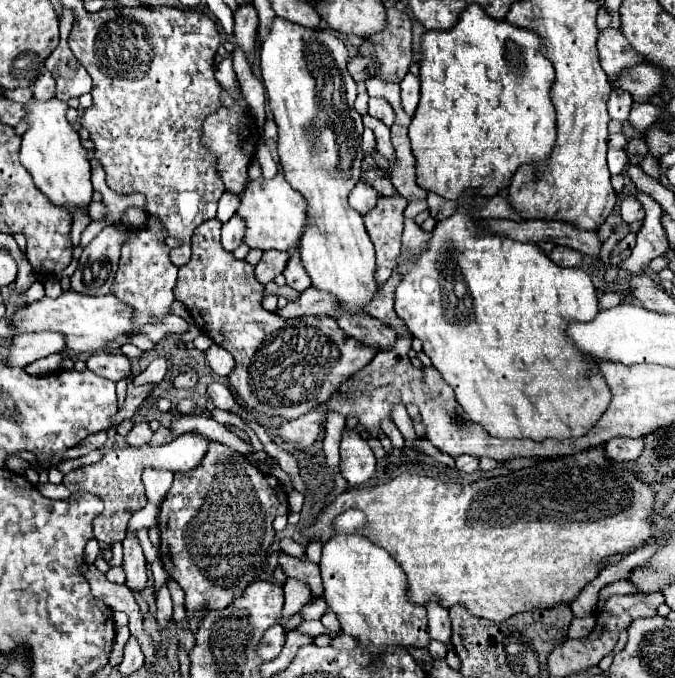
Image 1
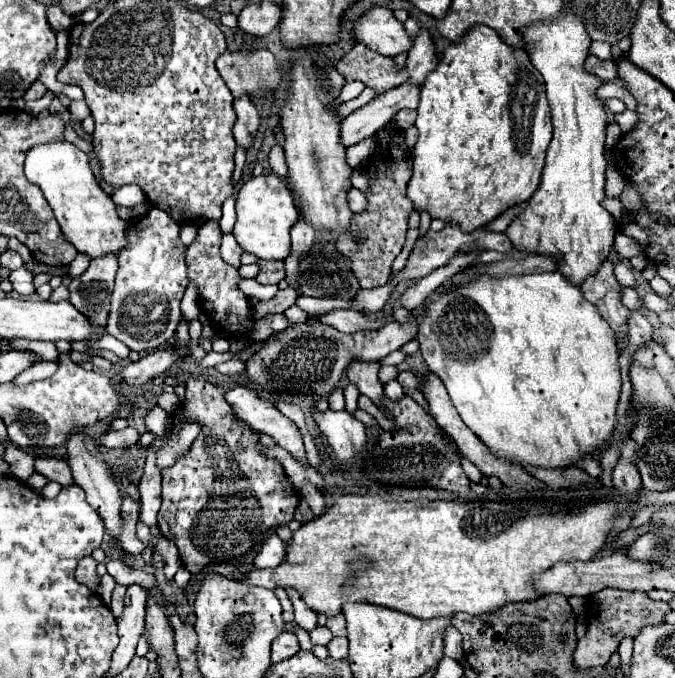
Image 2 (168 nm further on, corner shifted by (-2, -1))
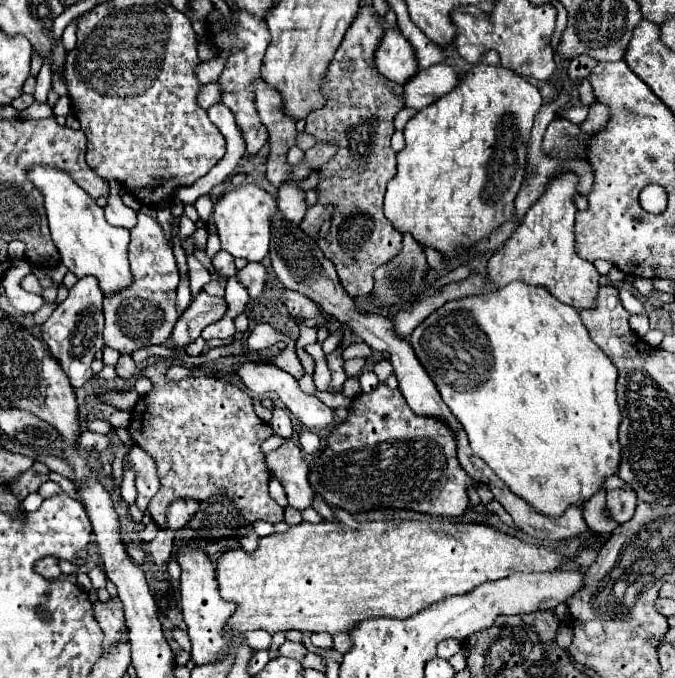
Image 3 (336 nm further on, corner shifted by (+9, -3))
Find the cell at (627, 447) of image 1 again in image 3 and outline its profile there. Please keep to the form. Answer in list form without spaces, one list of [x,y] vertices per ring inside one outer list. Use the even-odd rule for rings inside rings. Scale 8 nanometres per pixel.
[[[616,488],[616,490],[610,490],[606,496],[606,506],[610,508],[612,518],[620,524],[624,524],[624,522],[628,522],[628,518],[632,518],[636,504],[638,504],[636,494],[630,488]]]

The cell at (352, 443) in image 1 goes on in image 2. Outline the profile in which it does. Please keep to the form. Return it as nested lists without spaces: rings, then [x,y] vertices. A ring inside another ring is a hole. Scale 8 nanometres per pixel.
[[[313,406],[311,412],[319,430],[325,434],[331,448],[335,450],[339,462],[349,462],[357,456],[359,450],[365,448],[365,426],[347,410],[331,412],[331,408],[327,408],[325,412],[319,412],[319,408]]]

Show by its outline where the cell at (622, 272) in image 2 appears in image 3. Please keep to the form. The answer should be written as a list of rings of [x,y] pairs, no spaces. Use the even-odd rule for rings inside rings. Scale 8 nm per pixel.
[[[618,288],[618,294],[620,294],[620,302],[624,304],[624,308],[630,312],[630,314],[644,314],[644,306],[642,306],[642,302],[630,292],[630,290],[626,290],[626,288]]]

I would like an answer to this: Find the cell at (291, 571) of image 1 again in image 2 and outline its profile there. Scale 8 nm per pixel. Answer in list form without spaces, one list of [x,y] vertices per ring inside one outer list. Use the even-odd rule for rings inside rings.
[[[271,534],[263,542],[259,554],[255,556],[255,566],[257,568],[275,568],[275,566],[279,566],[283,562],[283,554],[285,552],[283,552],[281,538],[277,534]]]

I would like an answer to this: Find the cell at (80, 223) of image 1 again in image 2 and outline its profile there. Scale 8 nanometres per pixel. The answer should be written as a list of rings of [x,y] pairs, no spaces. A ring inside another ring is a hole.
[[[79,254],[79,256],[73,260],[73,264],[69,266],[69,276],[71,276],[71,278],[81,276],[81,272],[87,270],[87,266],[89,266],[89,258],[87,258],[85,254]]]

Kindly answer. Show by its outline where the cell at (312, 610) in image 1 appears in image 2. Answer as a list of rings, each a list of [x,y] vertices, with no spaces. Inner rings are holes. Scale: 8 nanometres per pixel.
[[[287,590],[287,594],[289,594],[293,608],[295,608],[295,624],[301,626],[303,630],[311,632],[317,626],[317,614],[305,606],[305,602],[299,598],[299,594],[295,590]]]

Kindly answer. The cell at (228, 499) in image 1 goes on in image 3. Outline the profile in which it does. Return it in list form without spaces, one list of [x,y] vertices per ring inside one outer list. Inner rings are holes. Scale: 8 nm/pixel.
[[[158,362],[142,370],[154,382],[154,390],[132,408],[130,432],[156,462],[160,490],[150,500],[148,512],[158,528],[166,530],[166,510],[178,498],[192,498],[200,504],[198,512],[184,528],[174,530],[176,542],[204,538],[216,542],[214,530],[238,530],[248,524],[218,522],[280,522],[284,508],[268,492],[270,470],[260,444],[272,436],[272,428],[254,412],[254,400],[236,384],[222,378],[182,378],[168,382],[164,372],[170,364]],[[210,522],[210,524],[202,524]]]

